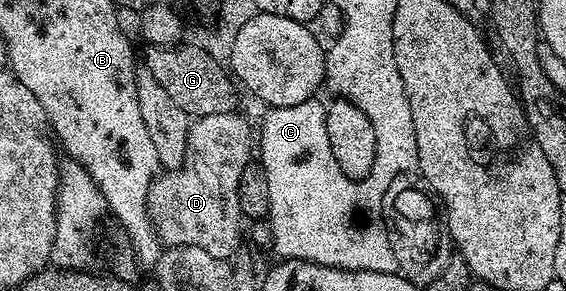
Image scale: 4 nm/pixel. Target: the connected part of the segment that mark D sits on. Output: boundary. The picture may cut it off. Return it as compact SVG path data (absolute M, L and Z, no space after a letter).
M232 110L192 119L187 129L185 162L179 168L164 171L151 183L147 214L167 248L200 248L222 260L236 255L239 235L242 237L245 232L237 186L241 170L253 160L251 128L246 118L237 113Z

